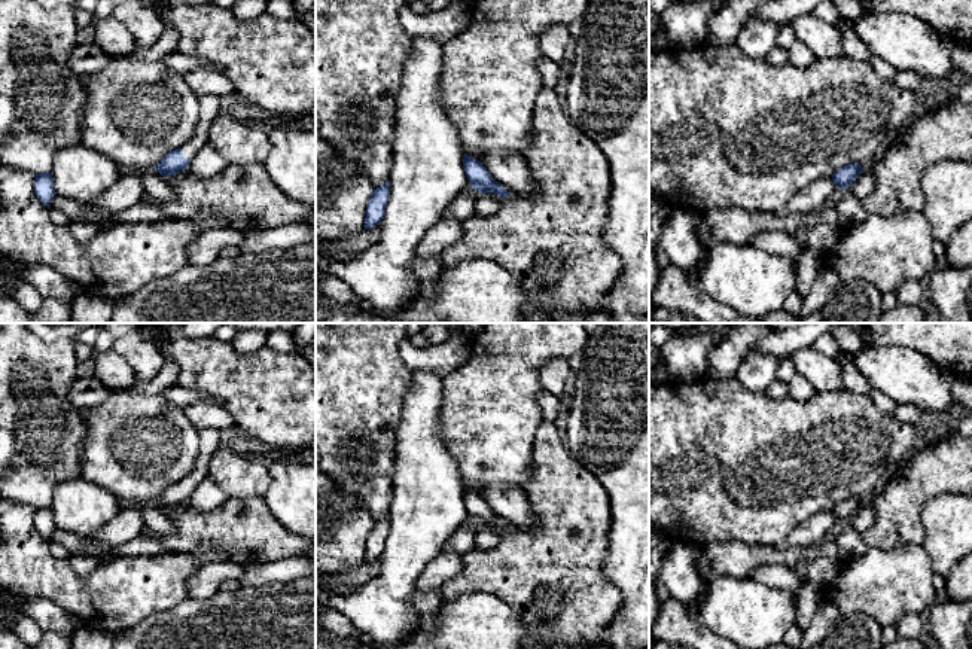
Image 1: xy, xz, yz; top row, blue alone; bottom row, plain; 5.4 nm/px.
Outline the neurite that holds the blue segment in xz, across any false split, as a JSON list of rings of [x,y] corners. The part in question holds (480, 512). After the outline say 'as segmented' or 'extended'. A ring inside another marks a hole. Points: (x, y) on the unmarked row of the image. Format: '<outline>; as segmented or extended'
[[[463,488],[463,500],[470,521],[473,521],[478,527],[494,527],[505,533],[511,528],[502,518],[499,518],[491,511],[491,508],[487,505],[481,494]]]; as segmented

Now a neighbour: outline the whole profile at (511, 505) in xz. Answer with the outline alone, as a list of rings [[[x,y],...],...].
[[[488,484],[484,487],[482,499],[511,528],[539,530],[524,490],[508,484]]]

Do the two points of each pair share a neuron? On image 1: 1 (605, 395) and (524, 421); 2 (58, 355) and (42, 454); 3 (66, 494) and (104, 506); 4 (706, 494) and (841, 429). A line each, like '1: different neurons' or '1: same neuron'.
1: different neurons
2: same neuron
3: same neuron
4: same neuron

